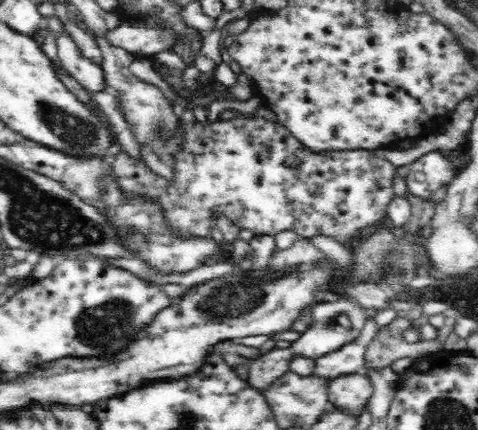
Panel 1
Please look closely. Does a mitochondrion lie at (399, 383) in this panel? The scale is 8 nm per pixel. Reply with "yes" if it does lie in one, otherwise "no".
no

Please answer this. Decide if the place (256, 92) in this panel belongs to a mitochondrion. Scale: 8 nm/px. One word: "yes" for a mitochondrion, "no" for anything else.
no

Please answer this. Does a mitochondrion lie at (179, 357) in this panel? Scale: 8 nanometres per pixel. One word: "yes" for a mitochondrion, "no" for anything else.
no

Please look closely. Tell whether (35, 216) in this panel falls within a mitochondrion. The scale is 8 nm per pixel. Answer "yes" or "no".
yes

